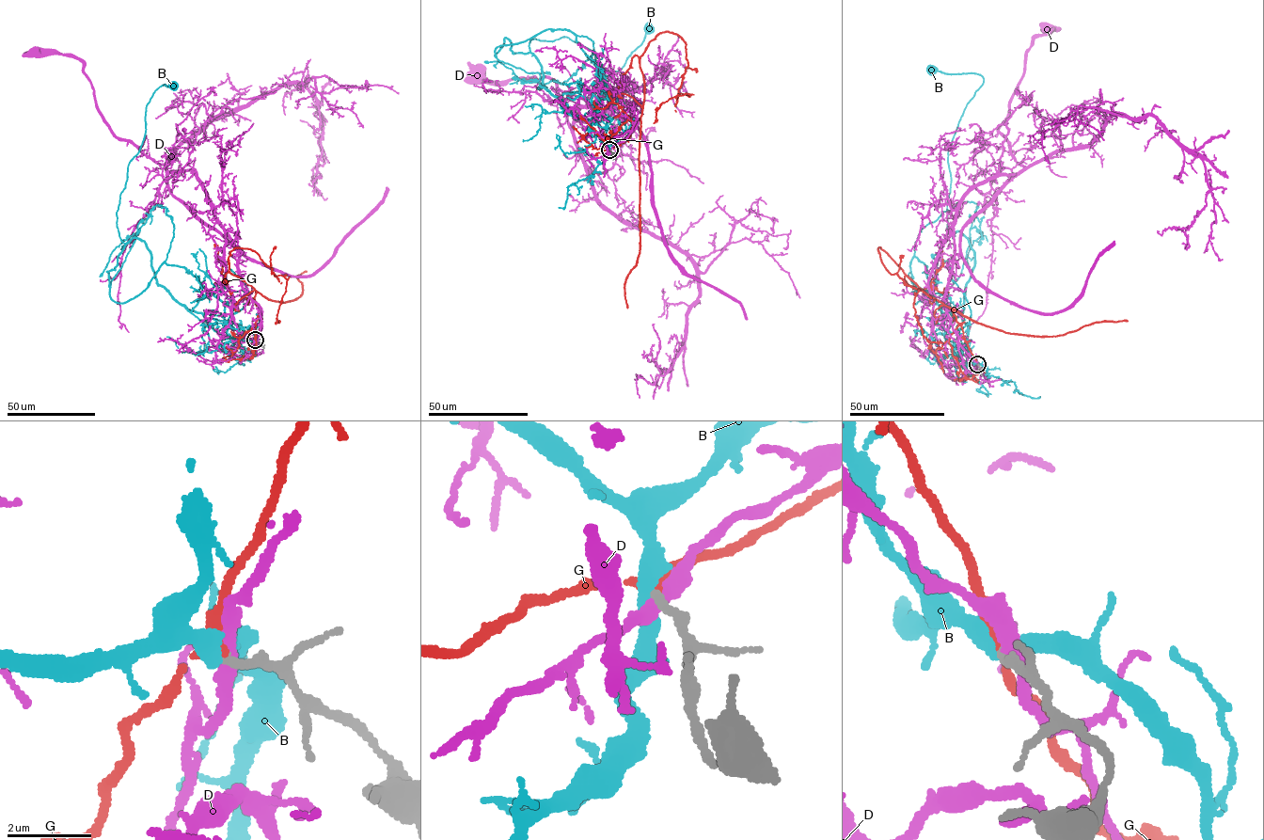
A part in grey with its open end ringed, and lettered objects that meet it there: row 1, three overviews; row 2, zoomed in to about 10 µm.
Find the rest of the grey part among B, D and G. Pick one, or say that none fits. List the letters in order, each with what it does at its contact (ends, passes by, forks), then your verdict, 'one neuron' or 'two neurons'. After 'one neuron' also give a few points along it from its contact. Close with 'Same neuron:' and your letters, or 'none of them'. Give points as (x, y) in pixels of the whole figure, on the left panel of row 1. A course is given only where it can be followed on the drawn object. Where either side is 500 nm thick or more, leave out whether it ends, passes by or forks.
B: it passes by; two neurons
D: it passes by; two neurons
G: it passes by; one neuron; it runs (256, 340), (261, 320), (256, 292), (229, 272), (236, 247), (251, 249), (287, 280), (277, 322)
Same neuron: G

